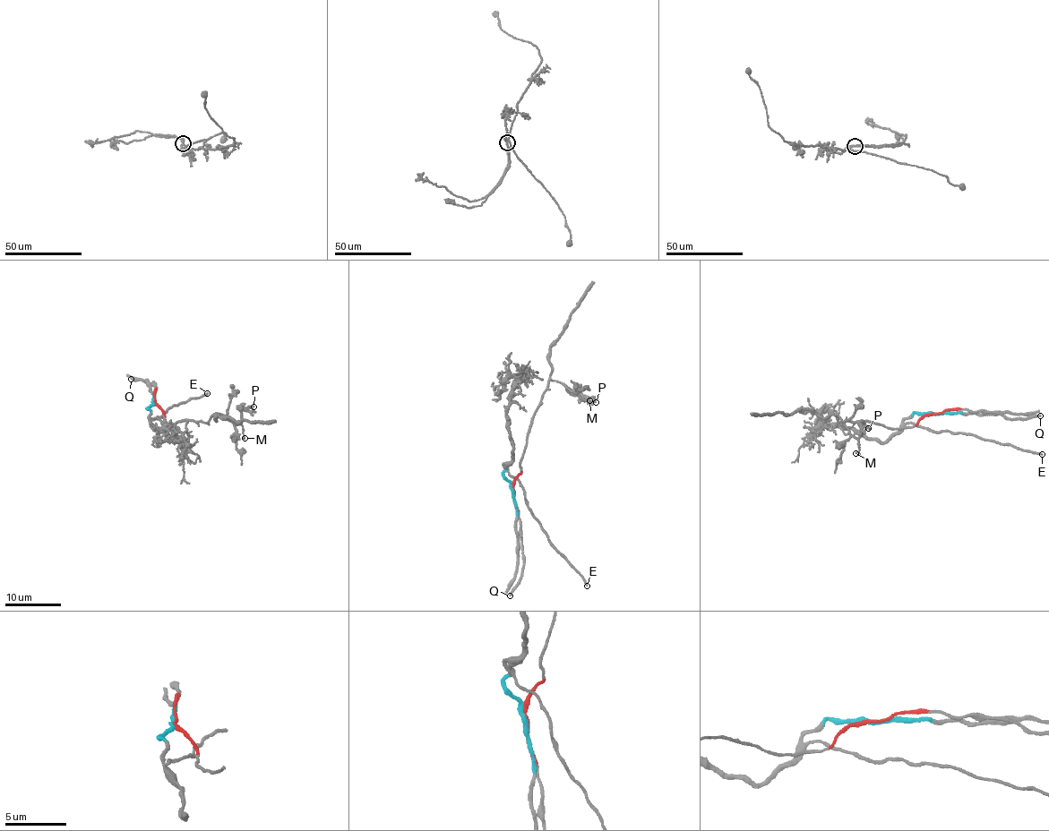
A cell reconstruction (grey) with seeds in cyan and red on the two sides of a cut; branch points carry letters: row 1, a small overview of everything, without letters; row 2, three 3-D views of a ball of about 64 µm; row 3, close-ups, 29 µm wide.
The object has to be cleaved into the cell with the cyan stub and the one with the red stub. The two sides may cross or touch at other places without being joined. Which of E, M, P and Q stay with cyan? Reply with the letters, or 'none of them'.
E

